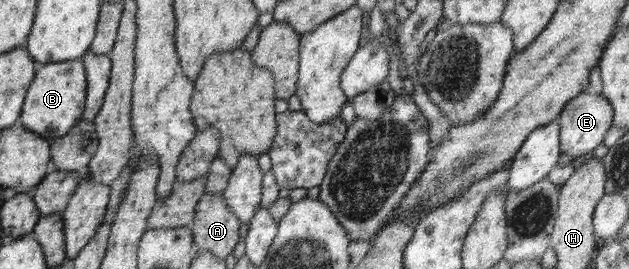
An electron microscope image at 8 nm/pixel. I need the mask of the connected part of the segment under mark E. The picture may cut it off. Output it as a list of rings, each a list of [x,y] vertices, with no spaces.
[[[582,92],[562,108],[561,114],[556,121],[560,126],[561,153],[575,158],[583,153],[593,151],[603,142],[608,130],[613,125],[613,107],[601,94]]]

